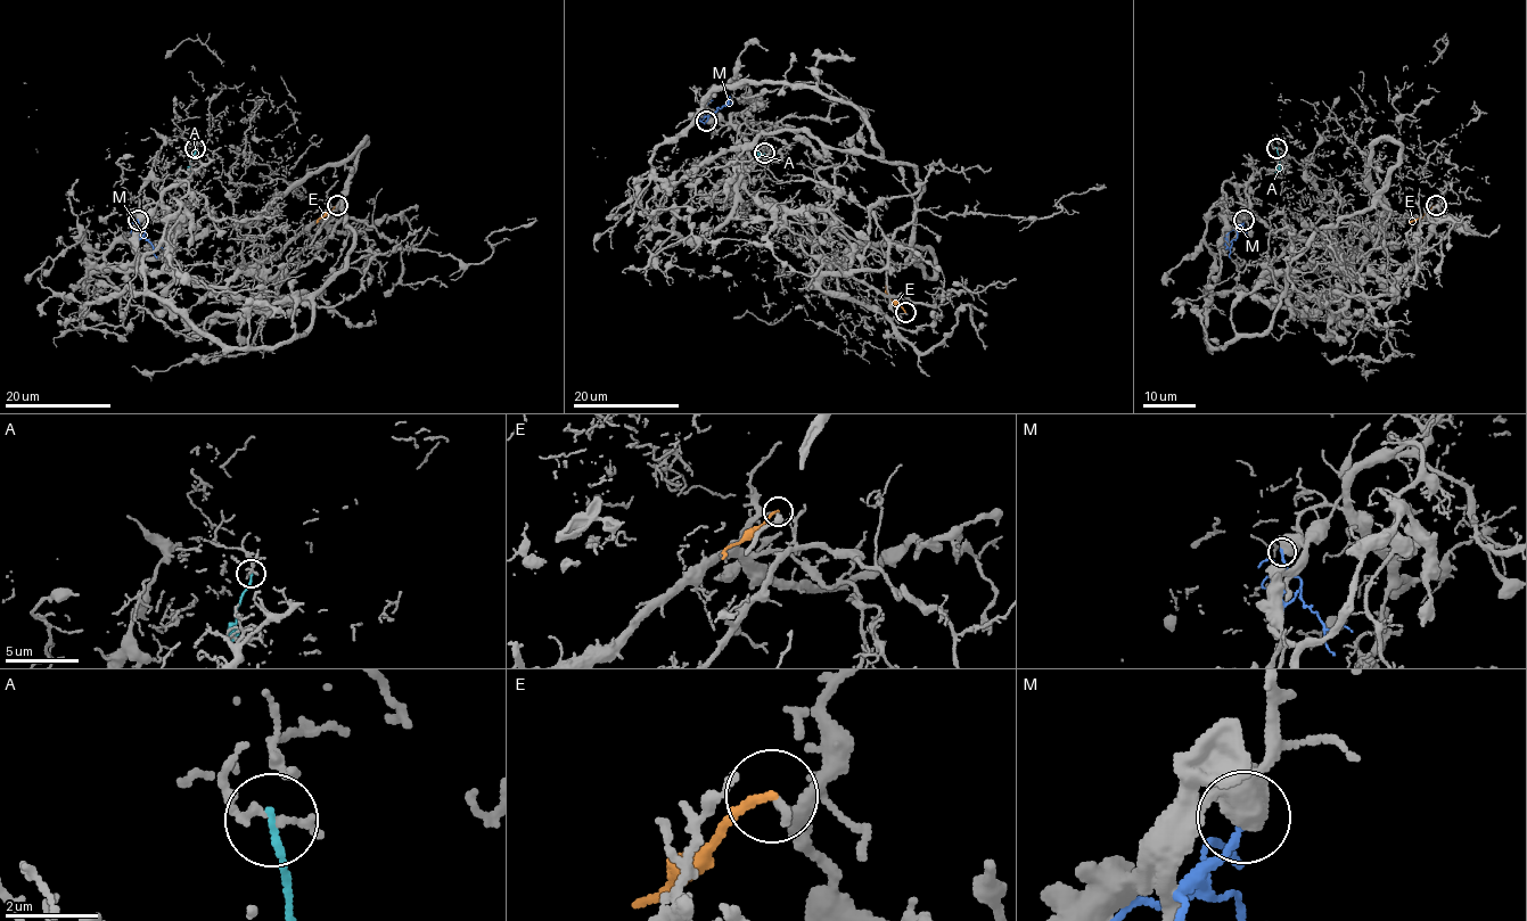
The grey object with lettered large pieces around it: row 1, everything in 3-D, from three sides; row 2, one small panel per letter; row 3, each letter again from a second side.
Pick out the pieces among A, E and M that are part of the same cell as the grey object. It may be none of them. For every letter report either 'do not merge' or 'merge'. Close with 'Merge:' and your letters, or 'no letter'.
A: do not merge
E: do not merge
M: do not merge
Merge: no letter

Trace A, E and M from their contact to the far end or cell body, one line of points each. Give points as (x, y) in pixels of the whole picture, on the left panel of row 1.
A: (196, 149), (187, 173)
E: (337, 206), (315, 223)
M: (138, 220), (155, 248), (161, 241)

